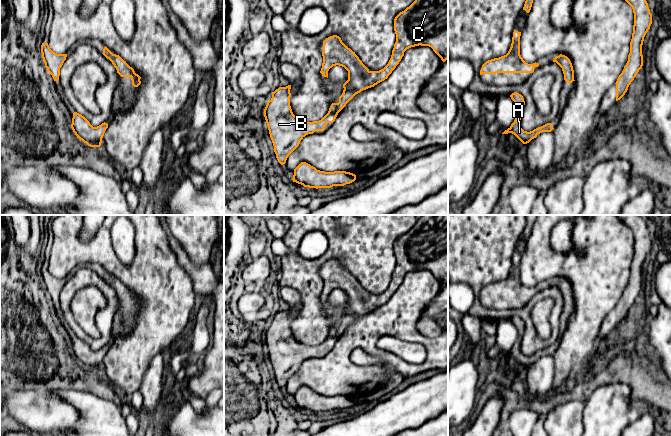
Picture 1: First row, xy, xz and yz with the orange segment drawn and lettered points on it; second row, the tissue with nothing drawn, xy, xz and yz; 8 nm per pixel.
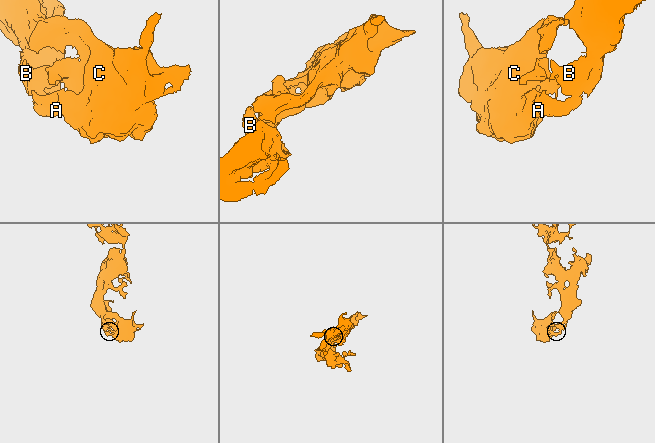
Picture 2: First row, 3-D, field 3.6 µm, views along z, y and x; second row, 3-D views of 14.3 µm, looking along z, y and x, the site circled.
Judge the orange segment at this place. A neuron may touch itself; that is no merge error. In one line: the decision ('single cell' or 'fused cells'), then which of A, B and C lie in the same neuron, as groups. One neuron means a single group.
single cell | A B C

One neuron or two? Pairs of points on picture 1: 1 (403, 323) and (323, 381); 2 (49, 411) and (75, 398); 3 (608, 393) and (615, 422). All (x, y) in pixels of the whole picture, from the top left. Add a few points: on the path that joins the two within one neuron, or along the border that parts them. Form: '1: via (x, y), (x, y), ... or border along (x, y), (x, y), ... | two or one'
1: via (381, 322), (361, 333), (339, 355), (338, 359) | one
2: border along (48, 390), (76, 409), (76, 424) | two
3: via (608, 400), (608, 415) | one

